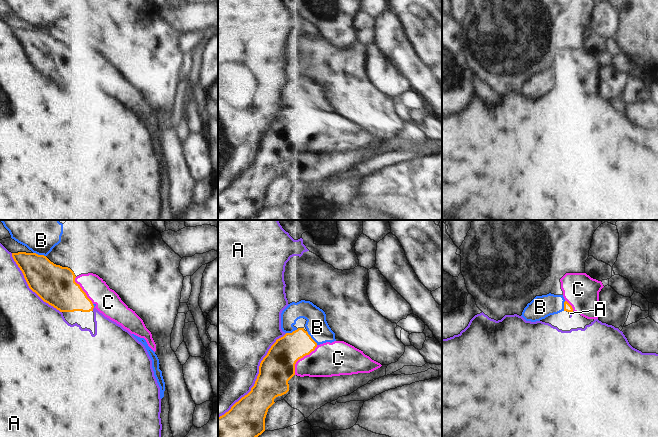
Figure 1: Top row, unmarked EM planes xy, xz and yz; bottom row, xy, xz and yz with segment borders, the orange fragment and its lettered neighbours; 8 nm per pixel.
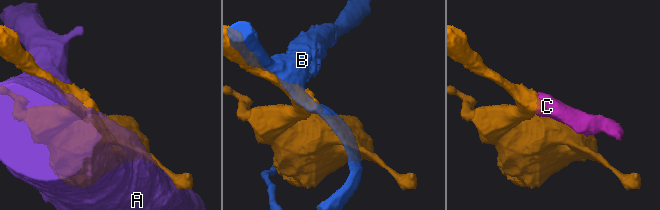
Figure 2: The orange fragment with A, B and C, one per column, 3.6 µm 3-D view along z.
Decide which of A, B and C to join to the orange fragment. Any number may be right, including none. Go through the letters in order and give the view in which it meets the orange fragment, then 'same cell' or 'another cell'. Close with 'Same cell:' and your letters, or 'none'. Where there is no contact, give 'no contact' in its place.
A: contact in xz; another cell
B: contact in xz; another cell
C: contact in xz; same cell
Same cell: C

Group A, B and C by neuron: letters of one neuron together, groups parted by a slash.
A / B / C

